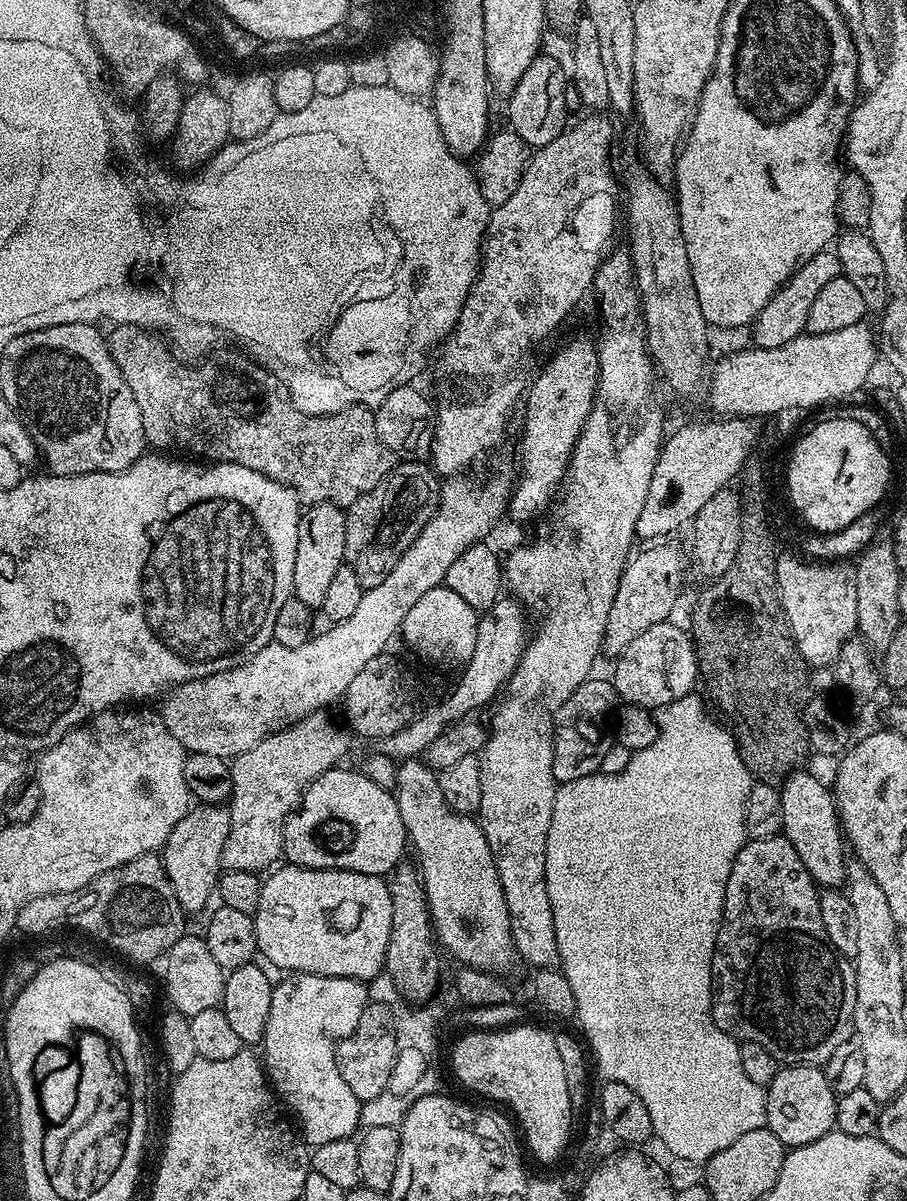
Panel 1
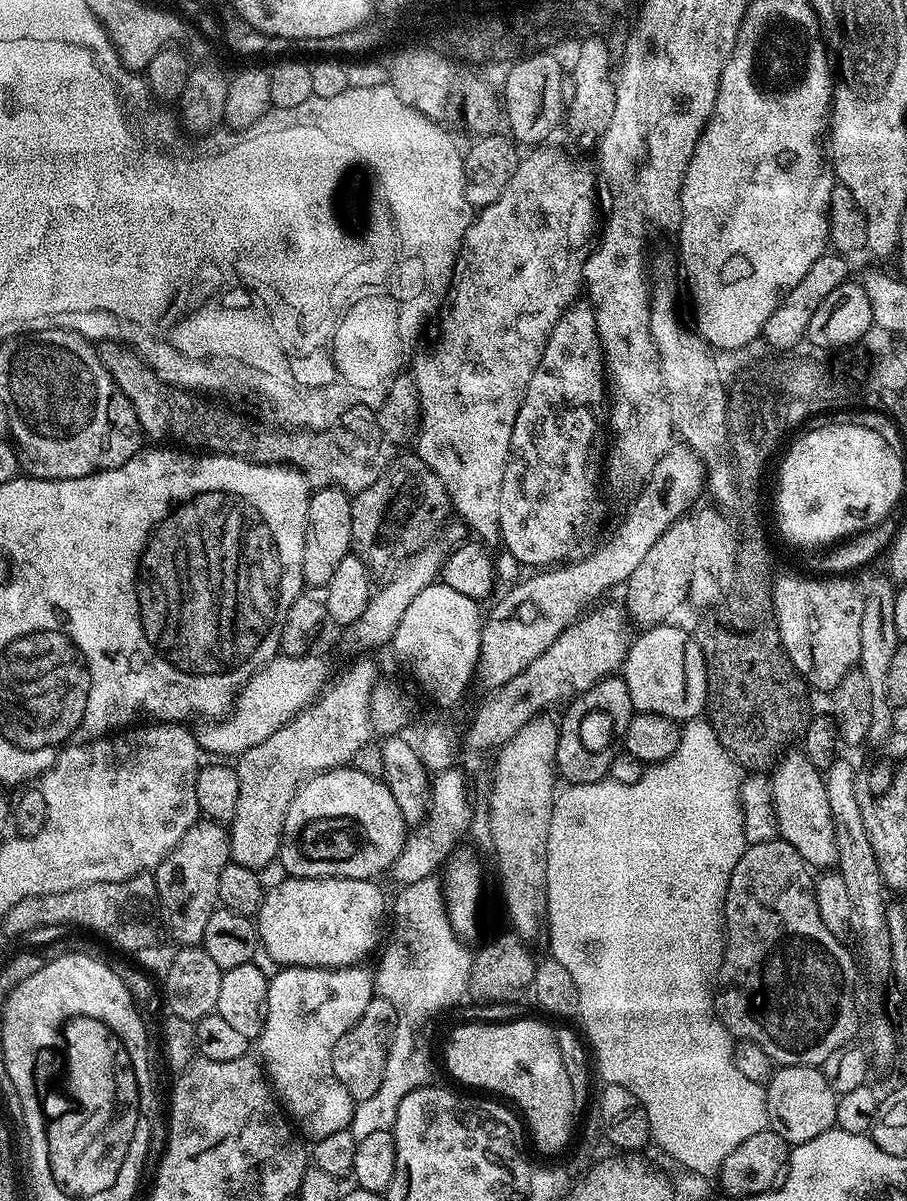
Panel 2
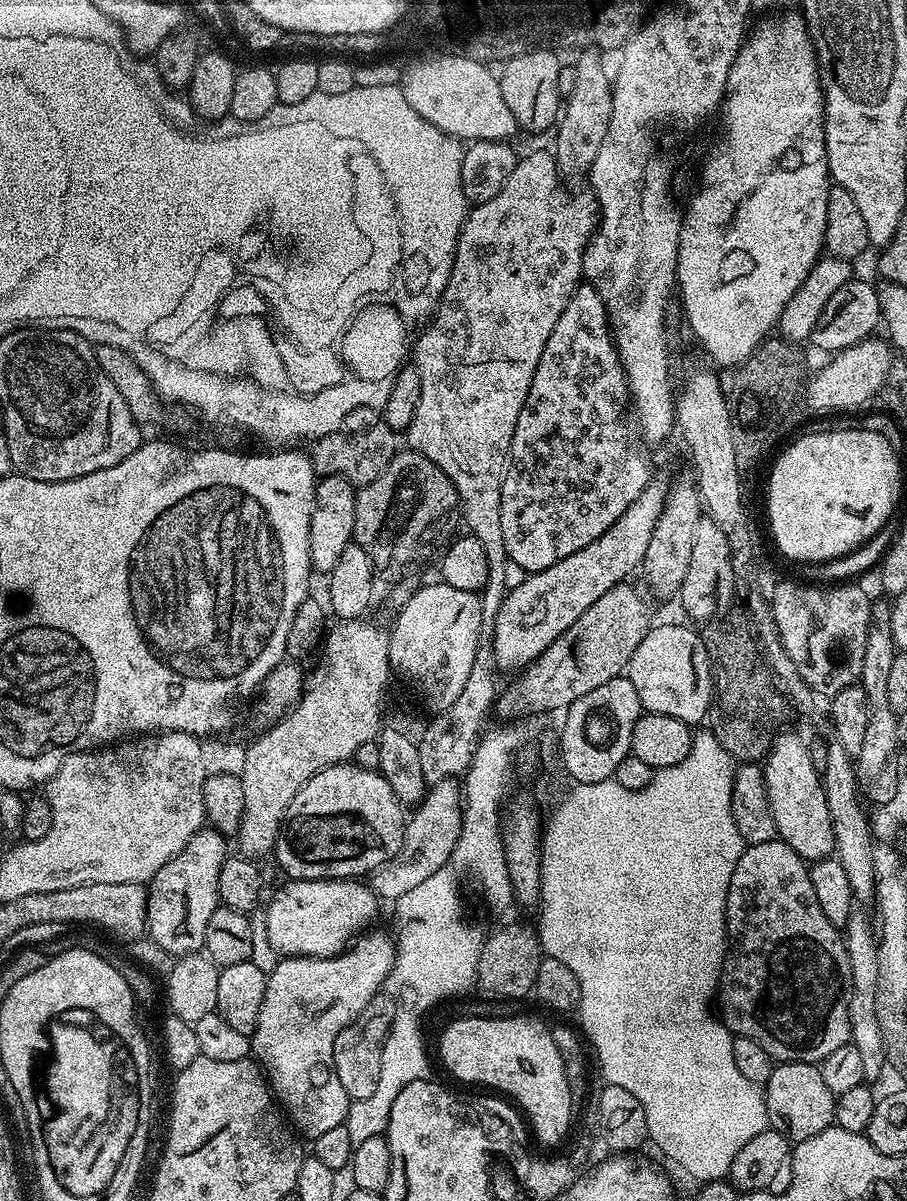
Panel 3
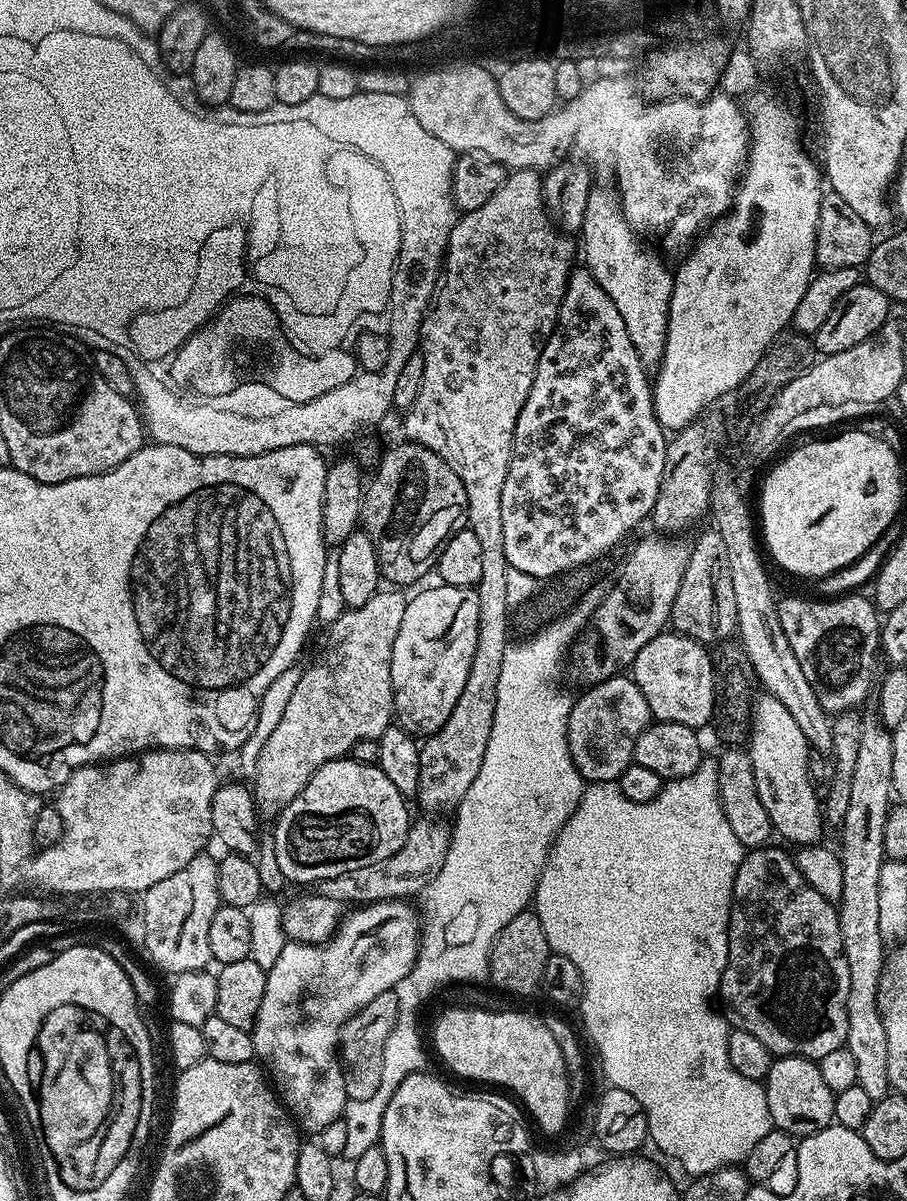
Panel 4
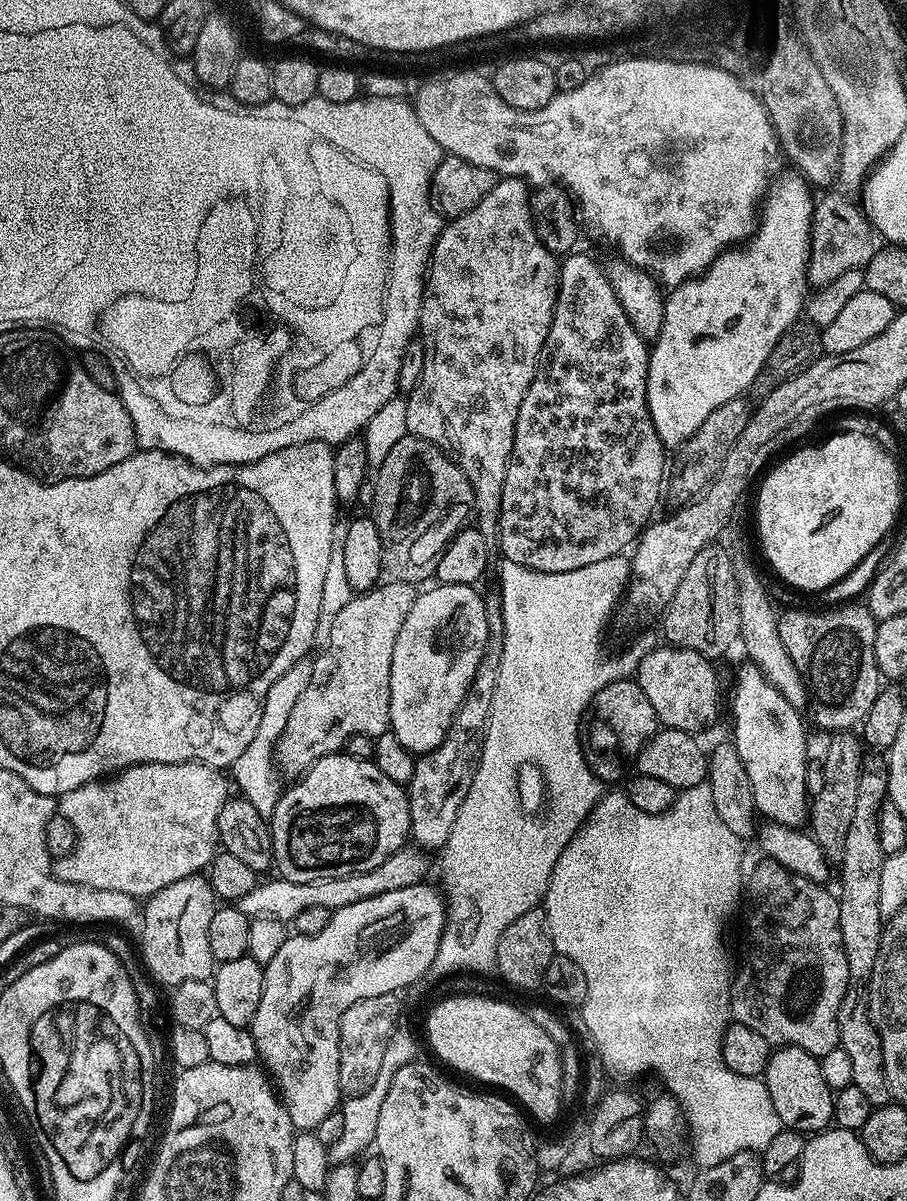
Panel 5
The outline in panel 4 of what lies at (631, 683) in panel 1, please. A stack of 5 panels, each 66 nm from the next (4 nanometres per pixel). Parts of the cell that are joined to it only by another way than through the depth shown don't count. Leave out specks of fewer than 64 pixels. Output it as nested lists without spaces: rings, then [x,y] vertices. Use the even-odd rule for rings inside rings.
[[[665,630],[658,633],[642,650],[638,650],[638,658],[634,658],[630,669],[633,682],[642,690],[644,707],[649,713],[653,712],[656,720],[678,722],[682,726],[690,726],[697,730],[703,729],[703,724],[711,725],[716,711],[716,678],[712,674],[712,657],[709,649],[697,640],[675,630]]]

